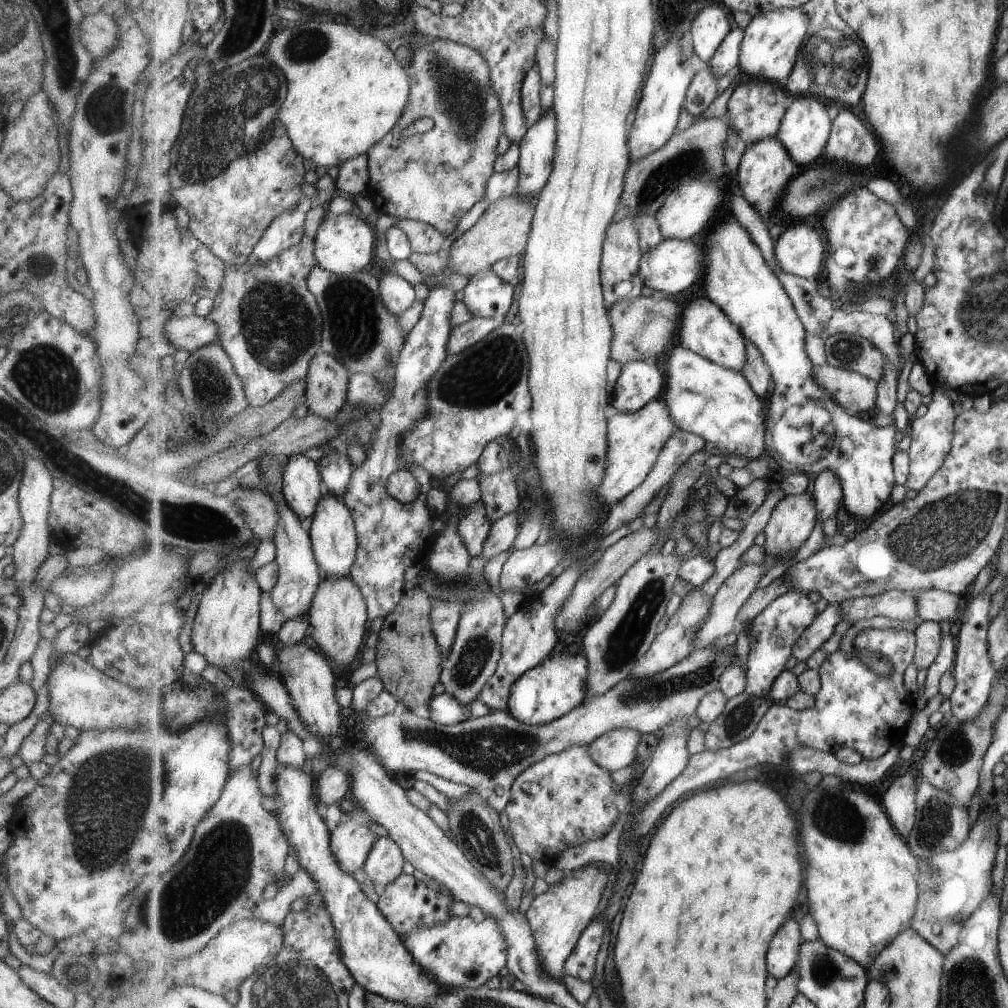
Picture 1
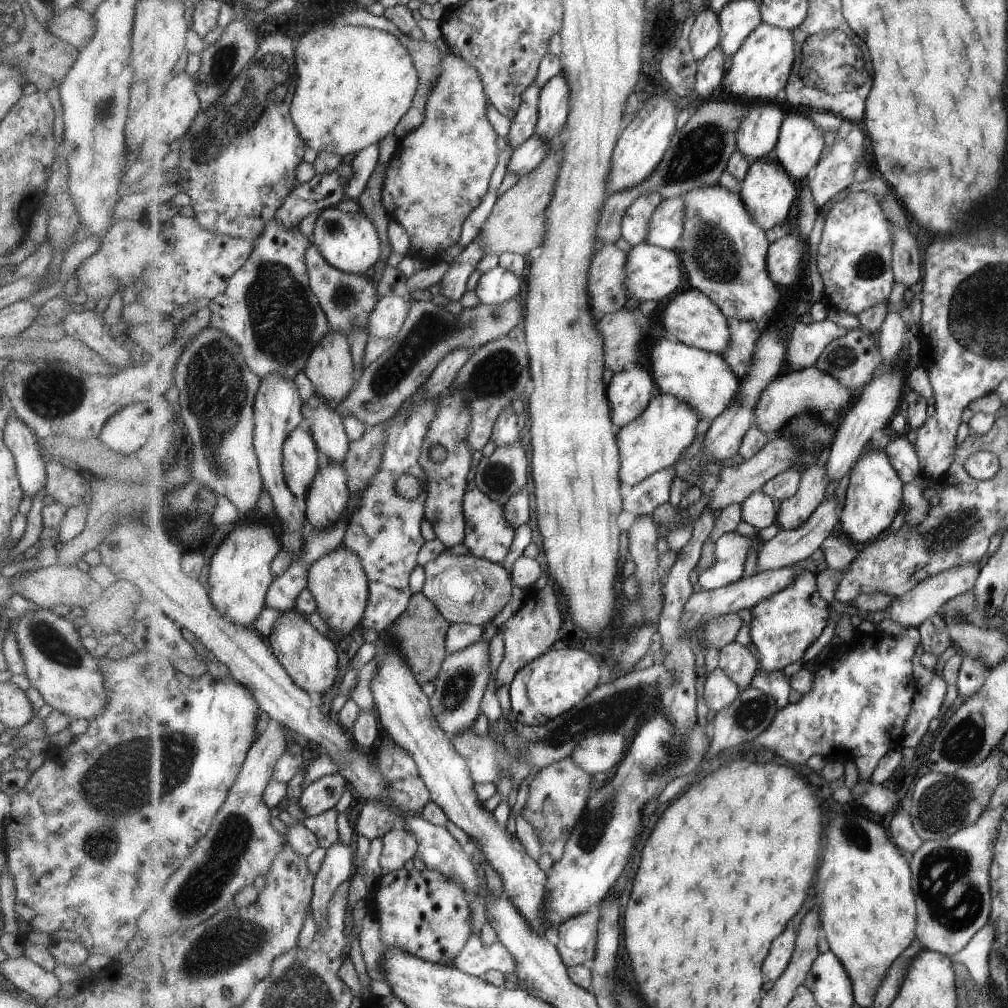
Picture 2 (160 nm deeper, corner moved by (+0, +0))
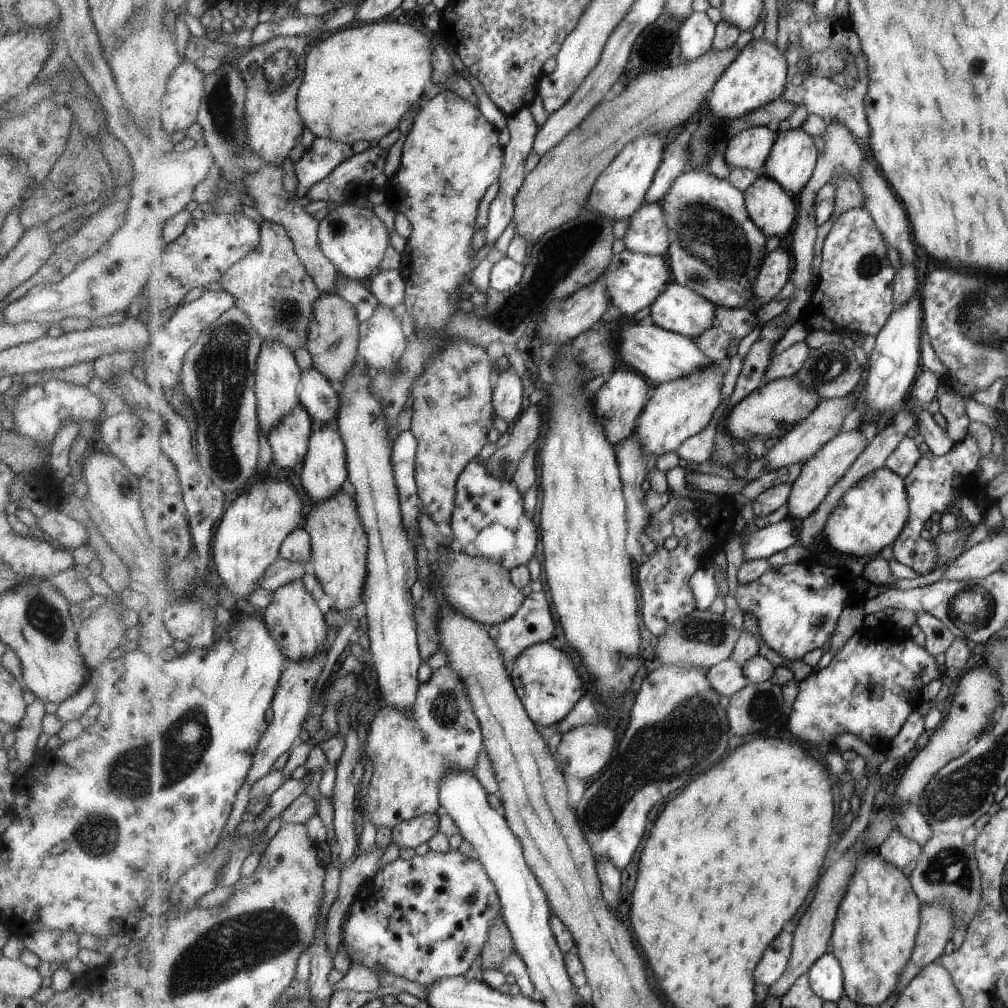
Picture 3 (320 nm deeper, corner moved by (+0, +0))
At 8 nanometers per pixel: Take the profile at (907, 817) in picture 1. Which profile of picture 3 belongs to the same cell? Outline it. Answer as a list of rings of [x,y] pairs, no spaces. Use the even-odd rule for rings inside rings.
[[[895,828],[890,837],[882,844],[880,855],[897,868],[909,866],[921,854],[922,846],[907,838],[899,828]]]

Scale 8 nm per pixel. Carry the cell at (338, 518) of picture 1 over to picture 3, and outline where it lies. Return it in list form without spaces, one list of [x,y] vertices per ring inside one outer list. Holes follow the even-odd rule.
[[[314,420],[314,426],[309,441],[309,450],[302,466],[301,478],[311,502],[316,505],[333,496],[344,484],[349,484],[349,471],[346,442],[337,427],[337,422],[321,426],[318,420]]]

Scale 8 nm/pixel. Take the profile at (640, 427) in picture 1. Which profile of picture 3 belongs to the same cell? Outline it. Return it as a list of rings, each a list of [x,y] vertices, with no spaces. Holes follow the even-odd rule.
[[[728,360],[714,362],[714,365],[698,370],[698,373],[693,371],[686,377],[658,384],[651,402],[640,414],[635,430],[640,434],[645,456],[652,454],[657,458],[676,451],[687,438],[709,426],[723,398],[723,378],[727,368]]]

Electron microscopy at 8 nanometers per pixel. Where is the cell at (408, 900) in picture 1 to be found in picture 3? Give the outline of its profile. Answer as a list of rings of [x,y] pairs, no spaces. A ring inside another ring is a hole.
[[[451,849],[444,853],[428,850],[423,855],[414,855],[406,860],[398,857],[386,864],[382,869],[379,869],[371,880],[365,882],[358,897],[350,906],[346,921],[342,926],[342,936],[344,938],[345,951],[350,958],[350,962],[353,960],[369,969],[373,968],[375,974],[381,972],[381,970],[387,970],[406,978],[406,980],[412,980],[423,988],[433,987],[443,977],[460,977],[465,972],[469,972],[469,968],[473,966],[473,962],[482,954],[482,950],[490,938],[490,930],[494,926],[494,921],[497,921],[502,916],[502,912],[502,900],[498,893],[498,888],[495,886],[490,874],[487,874],[483,861],[479,857],[473,853],[470,853],[470,856],[465,855],[458,849]]]

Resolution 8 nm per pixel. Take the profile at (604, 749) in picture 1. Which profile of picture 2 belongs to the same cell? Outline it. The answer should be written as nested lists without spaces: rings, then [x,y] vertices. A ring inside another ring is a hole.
[[[603,733],[586,738],[575,747],[569,757],[593,775],[617,768],[618,762],[626,755],[627,750],[627,740],[621,734]]]

